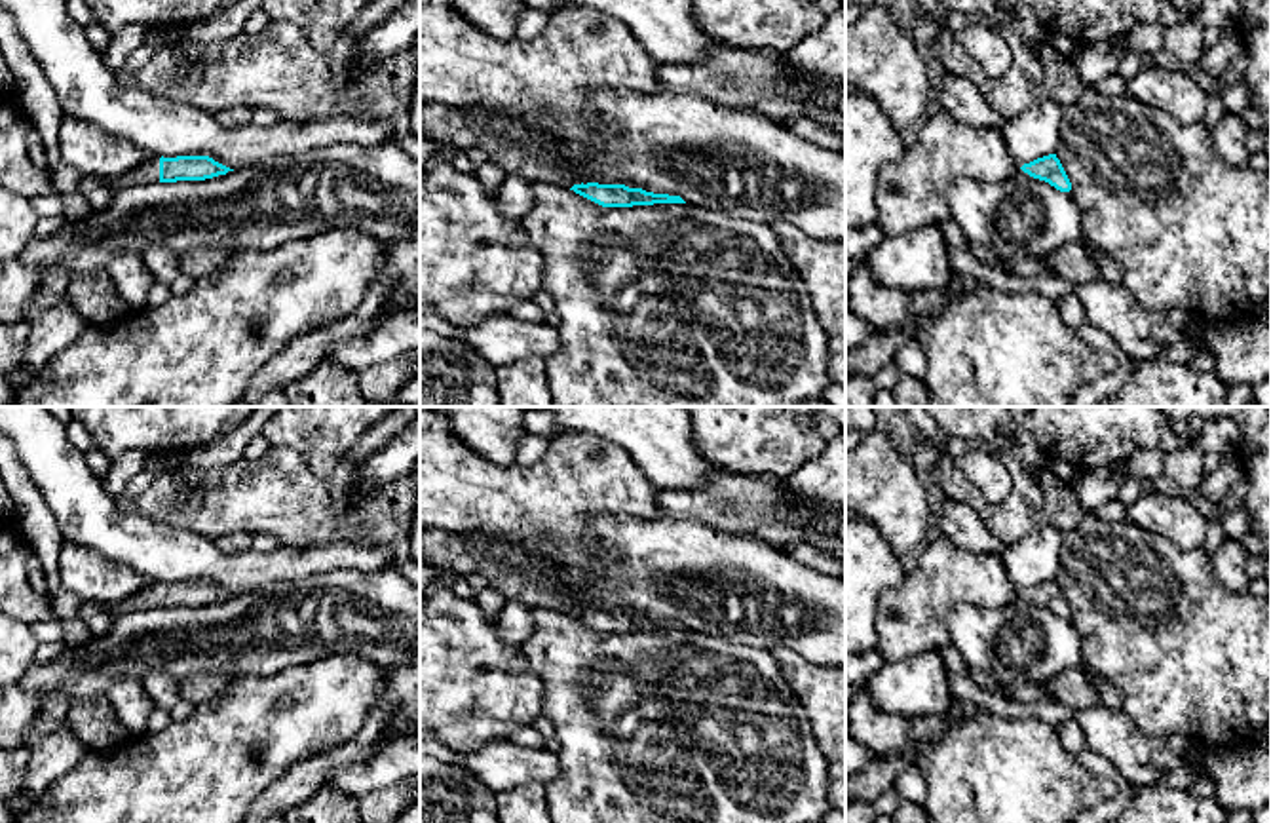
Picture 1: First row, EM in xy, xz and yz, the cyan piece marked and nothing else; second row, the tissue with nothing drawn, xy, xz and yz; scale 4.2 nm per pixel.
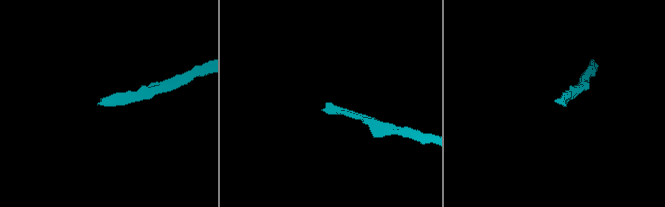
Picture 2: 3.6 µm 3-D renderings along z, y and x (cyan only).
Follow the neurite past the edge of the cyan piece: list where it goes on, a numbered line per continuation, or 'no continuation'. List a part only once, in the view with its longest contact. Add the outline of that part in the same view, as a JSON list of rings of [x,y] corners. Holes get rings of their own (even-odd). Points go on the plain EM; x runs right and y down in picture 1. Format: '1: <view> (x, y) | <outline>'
1: xy (149, 597) | [[[150,582],[144,589],[129,597],[122,606],[123,612],[152,608],[160,608],[160,582]]]

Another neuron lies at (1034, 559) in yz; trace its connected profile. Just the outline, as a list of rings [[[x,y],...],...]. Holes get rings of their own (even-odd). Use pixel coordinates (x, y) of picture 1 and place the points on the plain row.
[[[1053,526],[1037,528],[1005,545],[1001,557],[1005,574],[1020,595],[1024,589],[1054,580],[1062,566],[1062,532]]]

